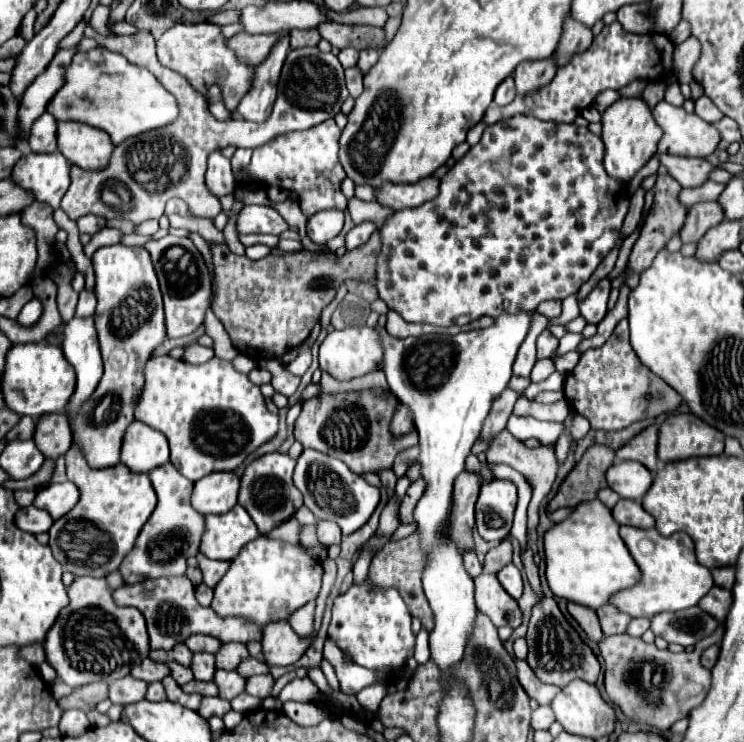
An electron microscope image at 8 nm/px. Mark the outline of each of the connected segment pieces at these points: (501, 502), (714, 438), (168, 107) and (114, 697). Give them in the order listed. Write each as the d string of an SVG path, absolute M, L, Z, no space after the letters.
M494 479L482 485L476 503L476 529L486 541L502 541L510 529L516 509L516 485Z
M692 413L674 415L660 425L658 459L662 463L672 463L688 457L720 455L722 451L724 433Z
M104 47L74 55L66 71L66 83L48 103L48 111L58 121L78 121L106 131L114 145L120 145L128 137L166 127L178 117L174 95L148 69L132 65L120 53Z
M126 675L122 679L108 681L108 697L114 705L130 705L144 699L148 683L134 679L132 675Z

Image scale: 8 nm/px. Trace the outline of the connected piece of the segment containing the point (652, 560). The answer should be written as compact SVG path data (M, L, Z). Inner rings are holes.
M622 525L620 537L628 545L632 557L636 557L636 563L640 565L642 571L640 585L628 591L620 591L620 595L612 597L612 605L620 607L620 611L632 617L654 617L656 613L662 611L688 609L692 605L698 605L698 601L714 587L710 569L696 561L696 549L690 535L676 533L664 537L656 529L644 531L644 529ZM644 543L650 543L650 547L642 547Z

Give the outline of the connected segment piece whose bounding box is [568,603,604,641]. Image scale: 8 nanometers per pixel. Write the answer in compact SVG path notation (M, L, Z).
M568 603L568 611L578 621L578 625L584 629L588 639L600 641L604 637L602 629L600 629L600 623L598 623L596 611L592 611L592 609L584 607L584 605L578 605L578 603Z

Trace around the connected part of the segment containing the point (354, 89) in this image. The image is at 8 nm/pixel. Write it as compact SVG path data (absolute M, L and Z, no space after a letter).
M358 67L346 69L346 85L348 85L348 91L354 99L362 93L362 79L364 79L364 73Z

